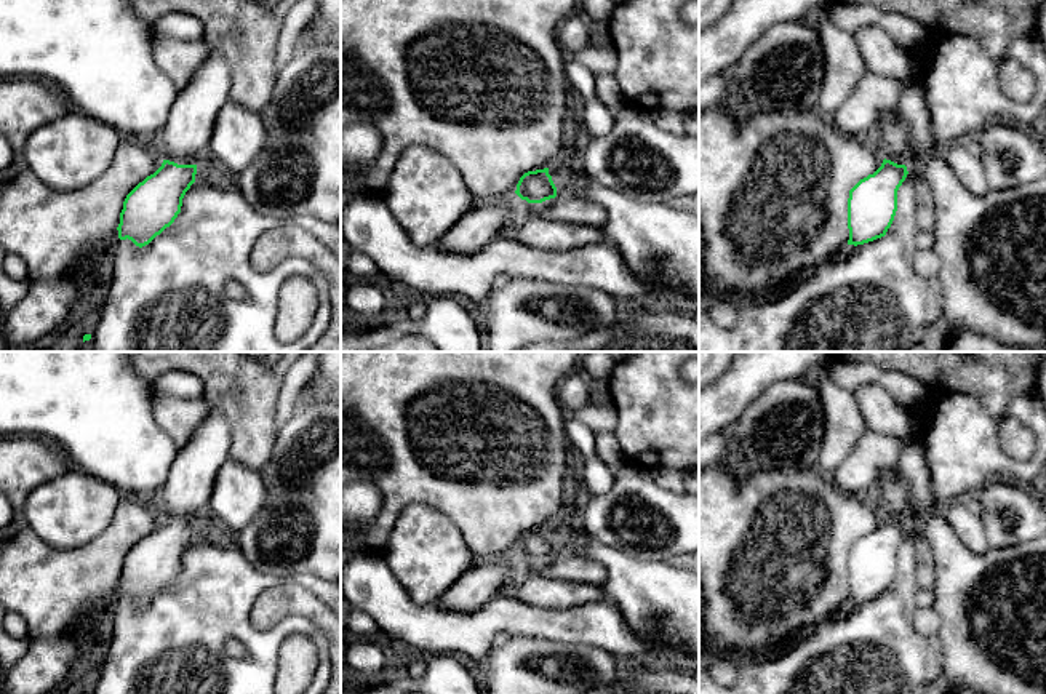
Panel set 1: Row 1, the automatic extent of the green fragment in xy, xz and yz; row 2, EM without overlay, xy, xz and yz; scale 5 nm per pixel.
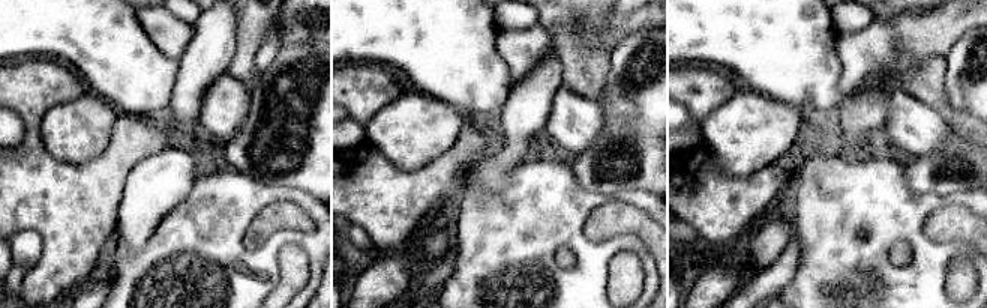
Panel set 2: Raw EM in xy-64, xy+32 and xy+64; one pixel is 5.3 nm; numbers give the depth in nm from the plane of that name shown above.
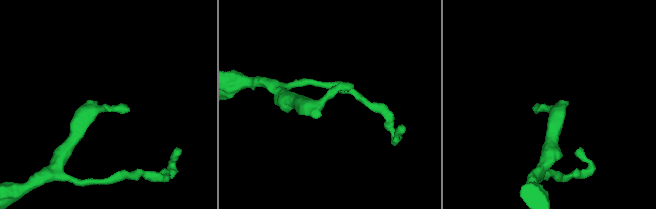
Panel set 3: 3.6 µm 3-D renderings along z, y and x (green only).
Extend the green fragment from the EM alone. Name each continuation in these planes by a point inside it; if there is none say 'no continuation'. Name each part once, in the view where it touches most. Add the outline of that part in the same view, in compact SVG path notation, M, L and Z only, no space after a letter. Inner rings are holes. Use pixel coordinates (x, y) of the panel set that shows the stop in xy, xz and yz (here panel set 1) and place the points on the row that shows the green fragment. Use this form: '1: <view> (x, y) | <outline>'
1: xy (186, 136) | M219 43L208 45L210 54L178 91L160 134L162 158L178 165L197 165L206 157L216 115L229 99L230 64Z

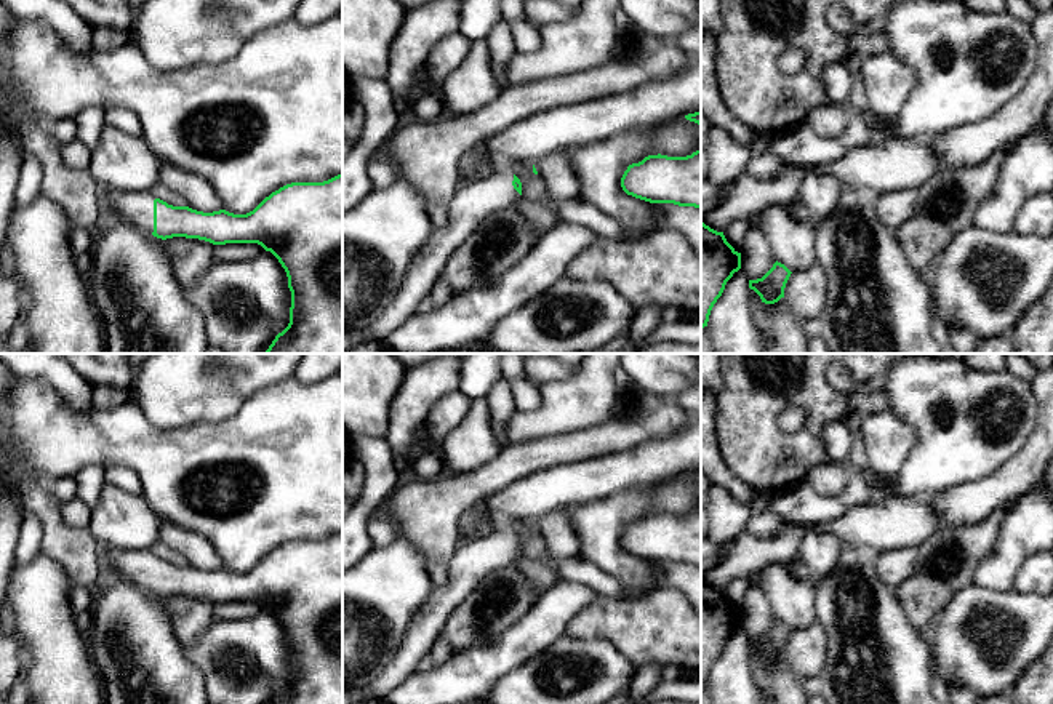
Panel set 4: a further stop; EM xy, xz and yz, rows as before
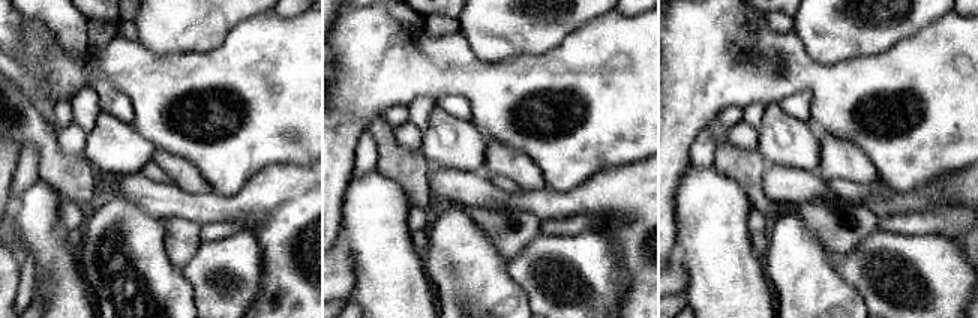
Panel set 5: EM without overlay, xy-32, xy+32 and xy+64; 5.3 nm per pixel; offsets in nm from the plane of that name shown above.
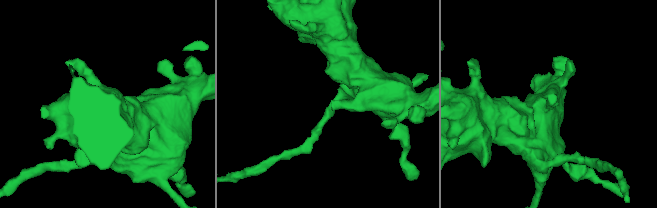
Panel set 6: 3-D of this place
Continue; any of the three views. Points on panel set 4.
1: xy (135, 207) | M102 190L101 208L102 211L114 213L120 221L128 221L146 232L154 232L154 200L150 190L141 192L120 192Z

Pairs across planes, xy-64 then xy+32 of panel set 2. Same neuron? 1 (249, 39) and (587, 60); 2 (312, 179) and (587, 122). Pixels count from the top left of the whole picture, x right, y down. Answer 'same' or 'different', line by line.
1: same
2: different

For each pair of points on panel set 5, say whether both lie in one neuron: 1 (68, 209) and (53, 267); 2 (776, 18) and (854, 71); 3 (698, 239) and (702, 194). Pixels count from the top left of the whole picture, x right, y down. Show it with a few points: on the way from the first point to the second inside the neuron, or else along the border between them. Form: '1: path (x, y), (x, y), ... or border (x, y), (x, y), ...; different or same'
1: border (62, 200), (59, 222), (68, 231); different
2: border (765, 15), (767, 23), (773, 29), (791, 32); different
3: path (702, 228), (702, 204); same

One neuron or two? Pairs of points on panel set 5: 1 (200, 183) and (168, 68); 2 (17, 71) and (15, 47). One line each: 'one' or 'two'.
1: two
2: two

